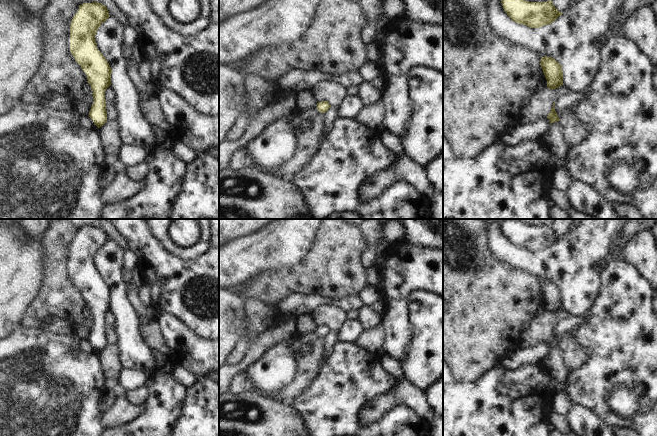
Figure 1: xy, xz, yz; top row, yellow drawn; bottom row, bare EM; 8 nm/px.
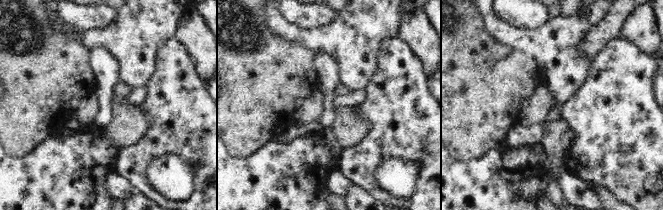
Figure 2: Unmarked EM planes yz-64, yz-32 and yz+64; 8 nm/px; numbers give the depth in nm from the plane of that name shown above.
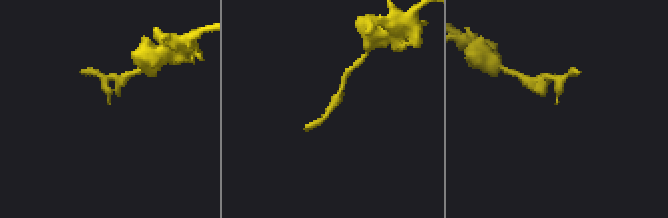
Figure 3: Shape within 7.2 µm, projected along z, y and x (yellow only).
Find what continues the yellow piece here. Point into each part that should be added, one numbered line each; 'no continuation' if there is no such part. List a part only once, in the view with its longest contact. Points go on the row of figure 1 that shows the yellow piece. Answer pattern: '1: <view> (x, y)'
no continuation

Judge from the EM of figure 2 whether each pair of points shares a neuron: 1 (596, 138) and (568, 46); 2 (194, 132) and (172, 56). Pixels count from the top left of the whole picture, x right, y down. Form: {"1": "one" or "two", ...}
{"1": "two", "2": "one"}

